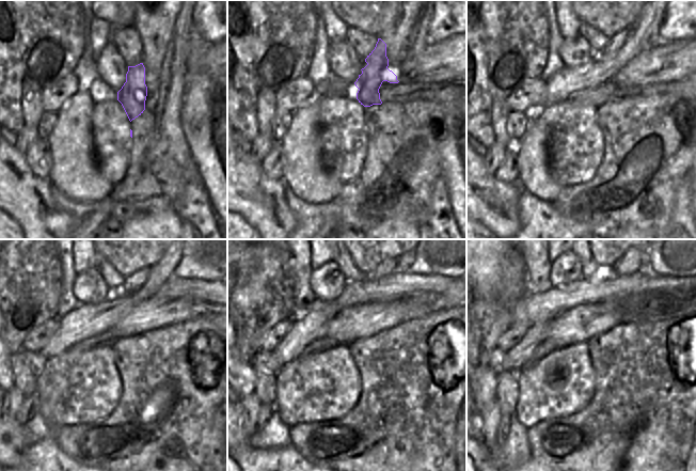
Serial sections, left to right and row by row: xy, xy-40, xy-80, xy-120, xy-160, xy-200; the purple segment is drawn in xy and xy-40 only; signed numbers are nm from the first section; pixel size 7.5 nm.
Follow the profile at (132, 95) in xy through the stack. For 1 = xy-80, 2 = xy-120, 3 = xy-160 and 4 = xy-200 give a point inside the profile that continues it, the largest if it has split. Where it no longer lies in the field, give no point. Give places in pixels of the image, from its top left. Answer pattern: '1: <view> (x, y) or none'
1: xy-80 (621, 53)
2: xy-120 (136, 284)
3: xy-160 (388, 266)
4: xy-200 (632, 261)

